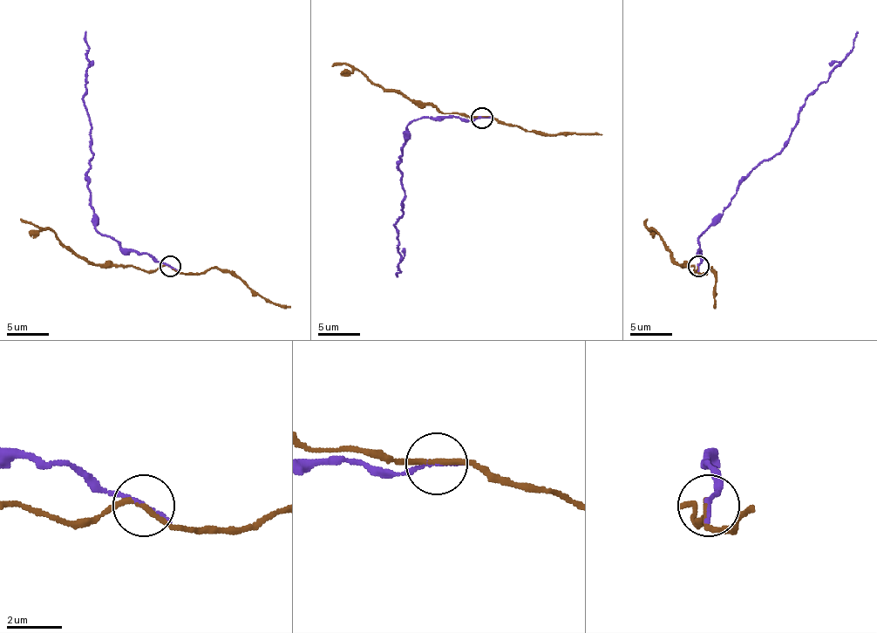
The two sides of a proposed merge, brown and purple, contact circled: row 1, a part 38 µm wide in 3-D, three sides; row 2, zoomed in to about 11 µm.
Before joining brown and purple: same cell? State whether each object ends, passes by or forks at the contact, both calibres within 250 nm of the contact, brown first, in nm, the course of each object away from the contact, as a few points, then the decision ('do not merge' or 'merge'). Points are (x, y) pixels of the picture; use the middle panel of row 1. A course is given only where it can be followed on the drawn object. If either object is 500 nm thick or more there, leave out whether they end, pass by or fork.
brown passes by | purple ends | 180/180 nm | brown via (481, 117), (441, 112), (431, 105), (411, 102), (397, 91), (384, 91), (363, 72), (346, 64), (331, 66) | purple via (481, 117), (464, 121), (424, 117), (407, 125), (399, 157), (405, 193), (403, 214), (395, 224), (397, 275) | do not merge

